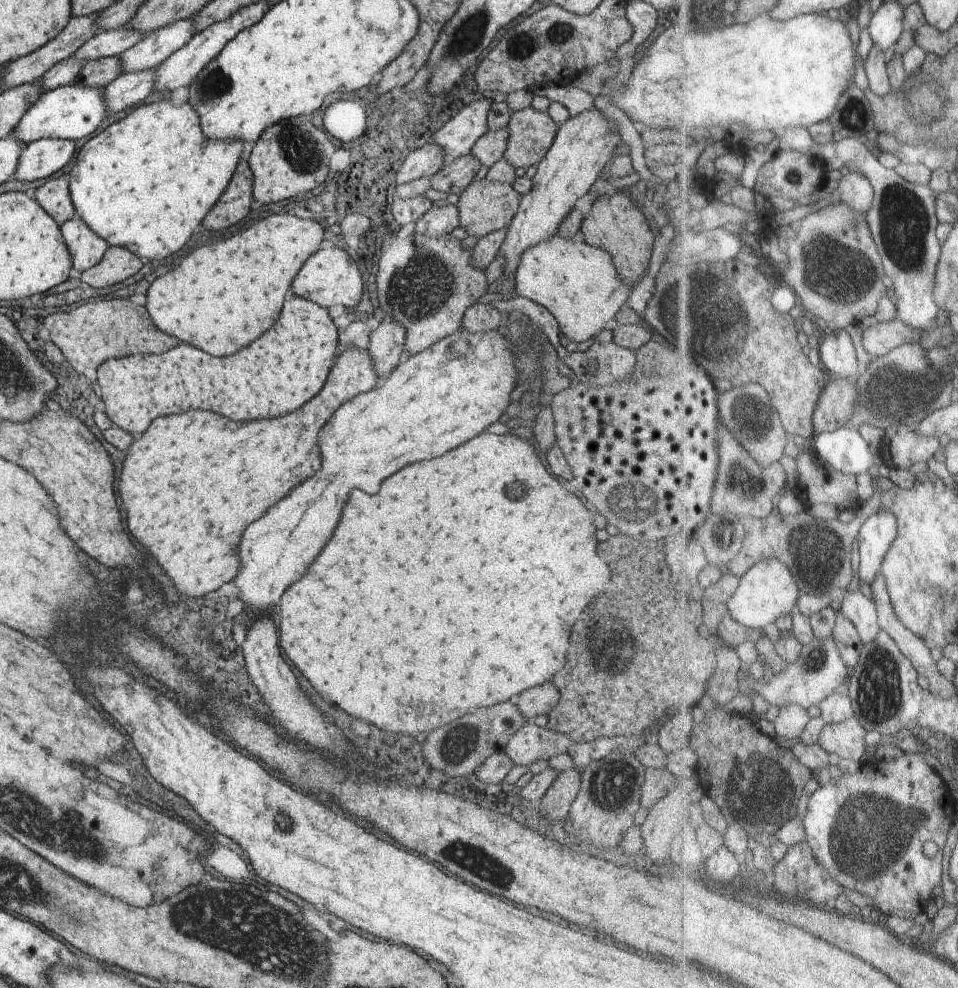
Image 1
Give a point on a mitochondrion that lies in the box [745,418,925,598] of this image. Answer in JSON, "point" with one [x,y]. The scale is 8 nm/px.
{"point":[814,549]}

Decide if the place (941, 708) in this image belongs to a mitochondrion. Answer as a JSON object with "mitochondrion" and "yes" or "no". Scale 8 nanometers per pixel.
{"mitochondrion":"no"}

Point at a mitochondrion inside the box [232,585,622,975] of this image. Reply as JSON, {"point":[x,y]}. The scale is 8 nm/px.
{"point":[466,856]}

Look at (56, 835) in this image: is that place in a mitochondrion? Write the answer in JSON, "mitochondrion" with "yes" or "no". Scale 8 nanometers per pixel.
{"mitochondrion":"yes"}

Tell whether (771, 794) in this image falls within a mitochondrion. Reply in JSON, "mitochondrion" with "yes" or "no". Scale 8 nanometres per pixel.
{"mitochondrion":"yes"}

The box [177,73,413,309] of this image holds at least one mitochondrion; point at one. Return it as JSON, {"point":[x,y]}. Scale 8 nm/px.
{"point":[295,143]}

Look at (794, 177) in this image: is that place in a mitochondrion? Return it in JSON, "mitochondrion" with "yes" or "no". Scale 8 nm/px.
{"mitochondrion":"yes"}

